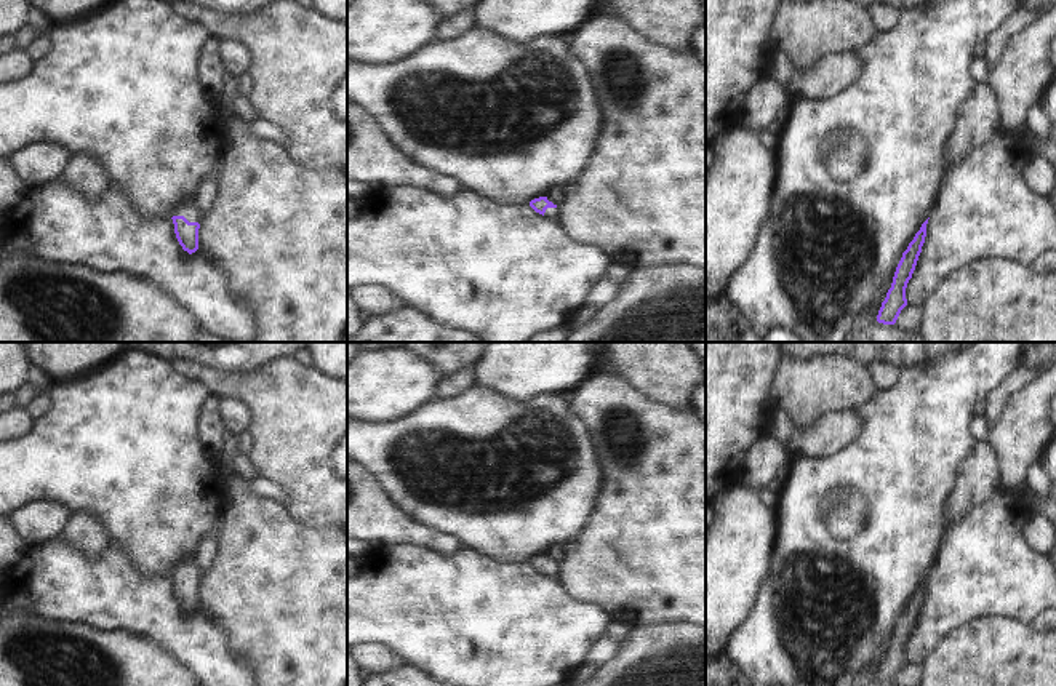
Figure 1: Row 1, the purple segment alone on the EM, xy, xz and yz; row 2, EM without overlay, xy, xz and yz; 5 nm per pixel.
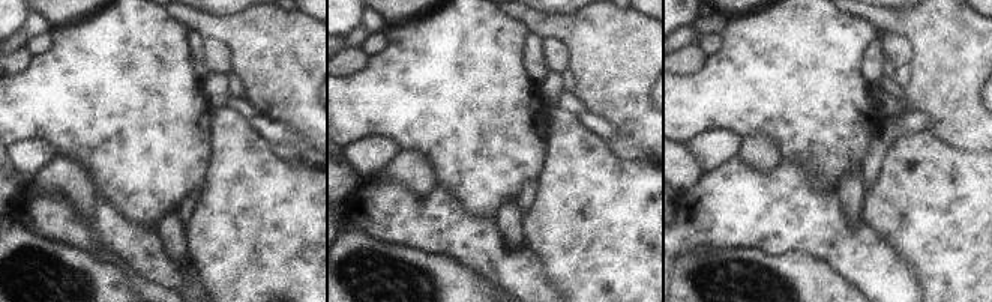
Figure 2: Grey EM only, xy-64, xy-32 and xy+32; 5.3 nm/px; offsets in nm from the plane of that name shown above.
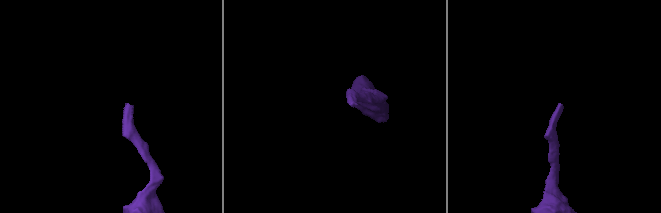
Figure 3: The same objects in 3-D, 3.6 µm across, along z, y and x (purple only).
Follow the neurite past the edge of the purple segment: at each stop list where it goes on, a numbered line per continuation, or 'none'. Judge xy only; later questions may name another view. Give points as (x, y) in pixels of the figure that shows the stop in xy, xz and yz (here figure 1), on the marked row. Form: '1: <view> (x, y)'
1: xy (186, 208).

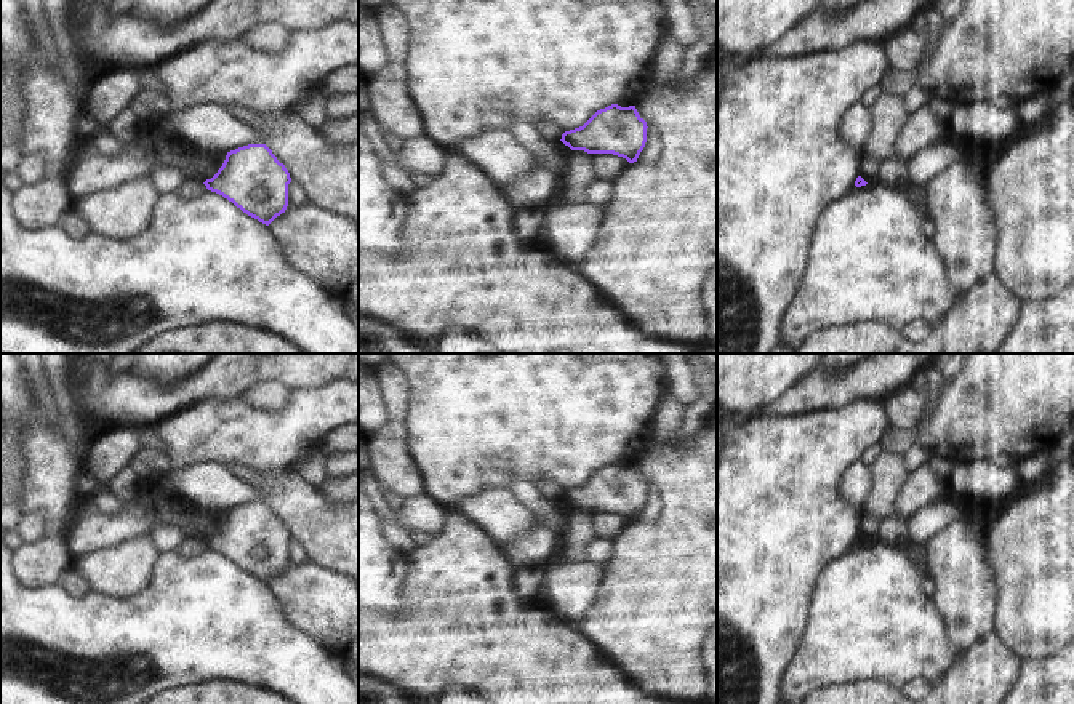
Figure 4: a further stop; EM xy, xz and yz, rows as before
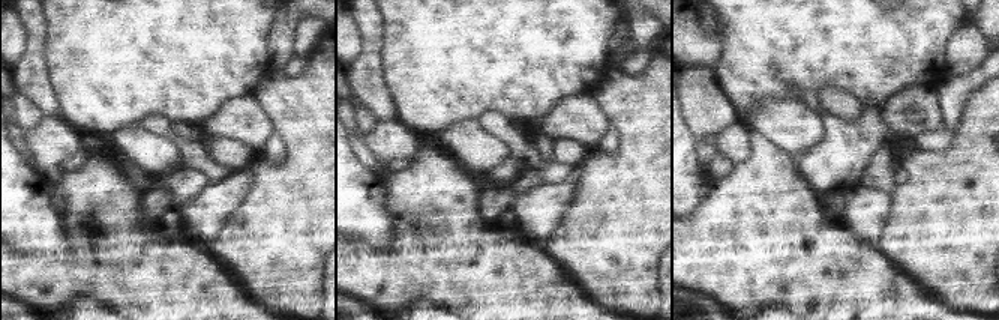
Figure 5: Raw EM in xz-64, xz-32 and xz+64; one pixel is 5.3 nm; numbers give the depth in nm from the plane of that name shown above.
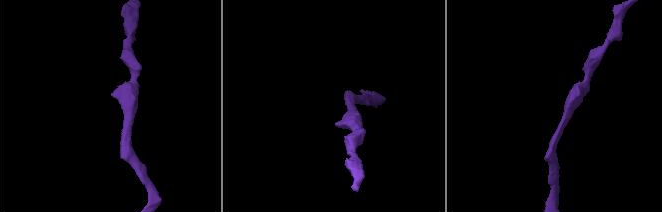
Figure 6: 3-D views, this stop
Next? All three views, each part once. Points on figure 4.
none.

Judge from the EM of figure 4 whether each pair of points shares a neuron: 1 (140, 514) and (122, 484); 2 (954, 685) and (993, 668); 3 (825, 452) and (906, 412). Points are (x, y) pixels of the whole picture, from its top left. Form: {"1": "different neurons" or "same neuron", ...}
{"1": "different neurons", "2": "same neuron", "3": "different neurons"}

